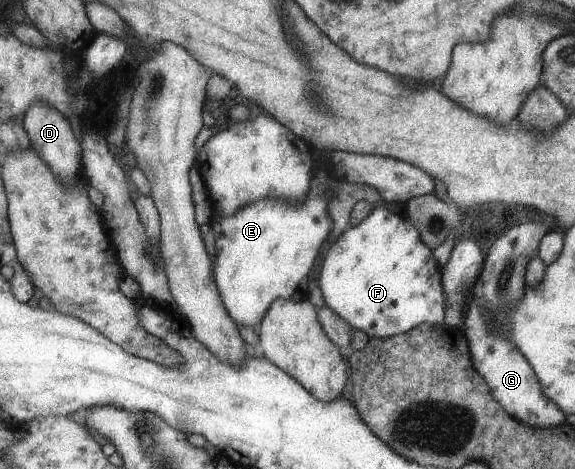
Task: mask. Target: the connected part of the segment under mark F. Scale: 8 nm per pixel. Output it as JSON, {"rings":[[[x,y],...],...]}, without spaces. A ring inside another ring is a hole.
{"rings":[[[381,202],[368,216],[350,227],[328,248],[318,280],[324,304],[347,321],[353,331],[360,330],[368,338],[392,338],[411,330],[418,324],[442,326],[444,324],[444,295],[441,268],[436,266],[432,250],[422,241],[422,237],[409,219],[388,210],[388,204]]]}

